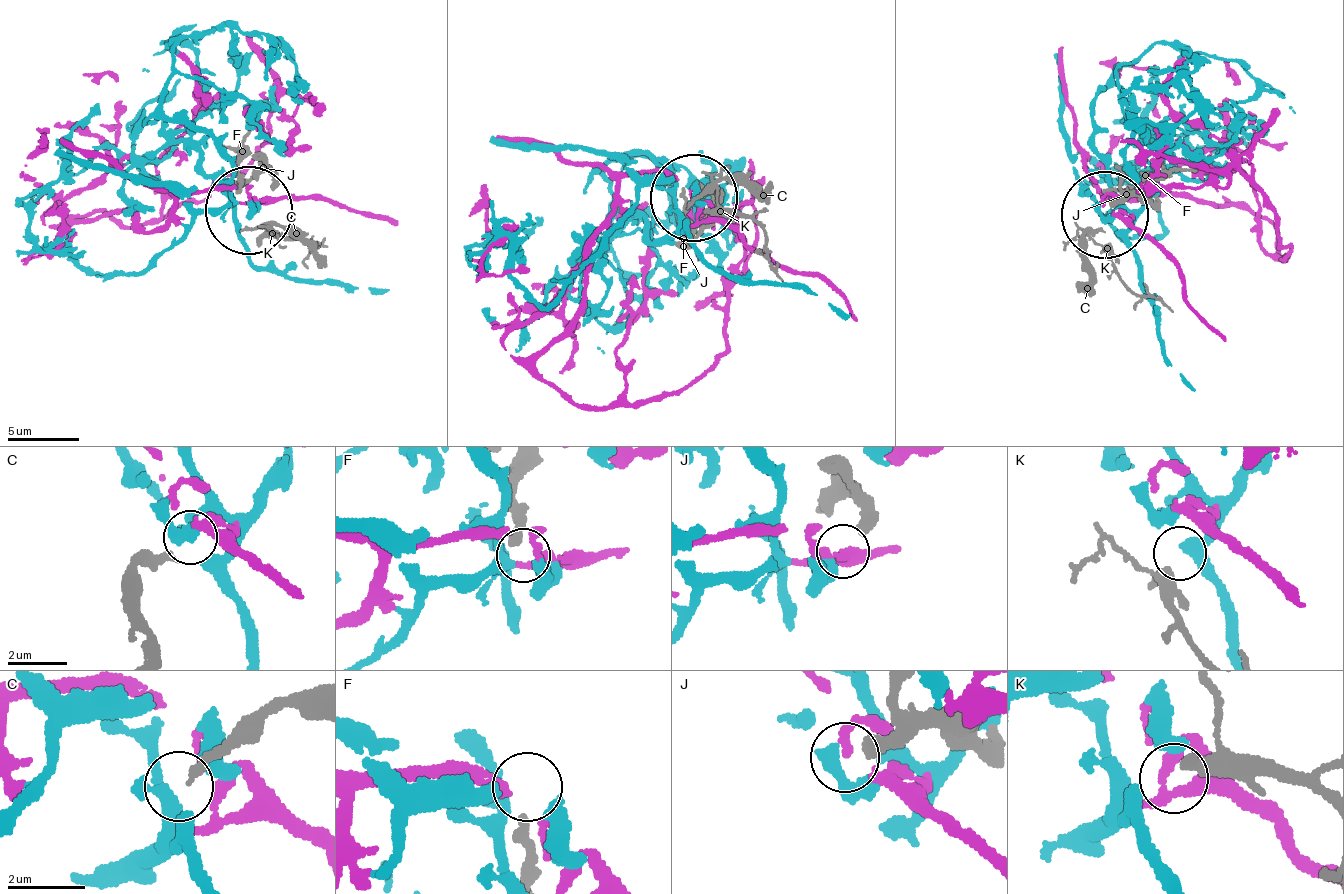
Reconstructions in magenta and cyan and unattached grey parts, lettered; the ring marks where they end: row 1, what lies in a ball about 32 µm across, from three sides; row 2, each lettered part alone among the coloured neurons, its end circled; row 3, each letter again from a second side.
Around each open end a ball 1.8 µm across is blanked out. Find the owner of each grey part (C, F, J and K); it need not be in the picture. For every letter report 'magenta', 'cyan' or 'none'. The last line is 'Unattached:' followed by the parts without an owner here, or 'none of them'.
C: none
F: none
J: none
K: none
Unattached: C, F, J, K

